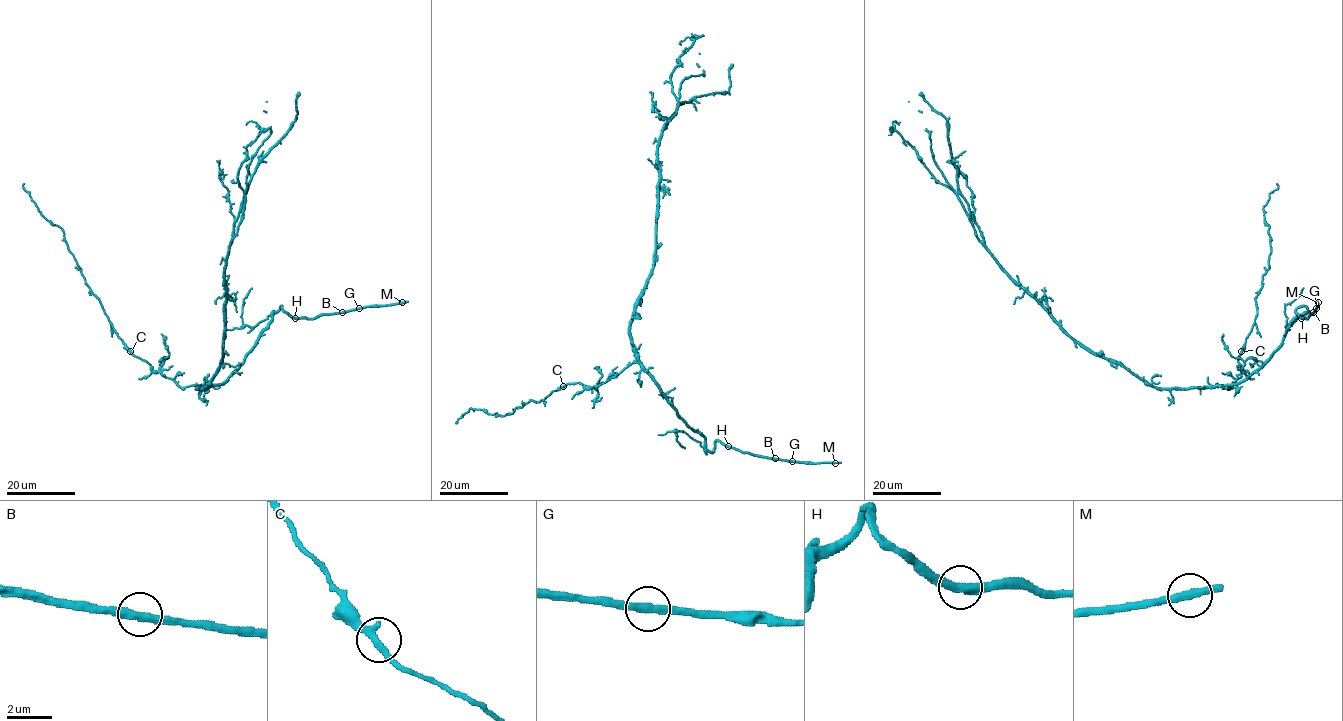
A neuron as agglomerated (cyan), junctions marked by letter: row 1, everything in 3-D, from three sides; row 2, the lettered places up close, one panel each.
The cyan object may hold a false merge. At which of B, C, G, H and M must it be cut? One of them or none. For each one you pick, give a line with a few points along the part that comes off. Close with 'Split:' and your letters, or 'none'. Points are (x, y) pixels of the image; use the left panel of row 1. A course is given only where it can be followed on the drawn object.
Split: none

